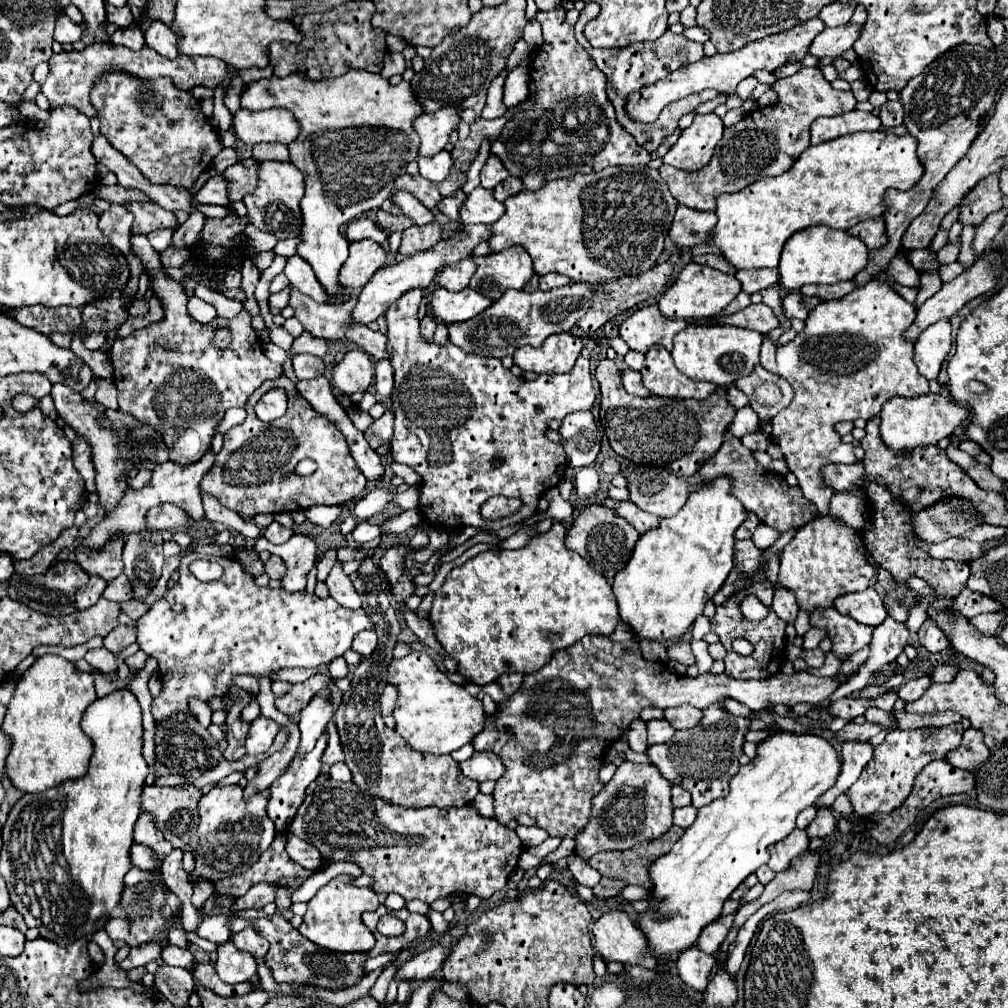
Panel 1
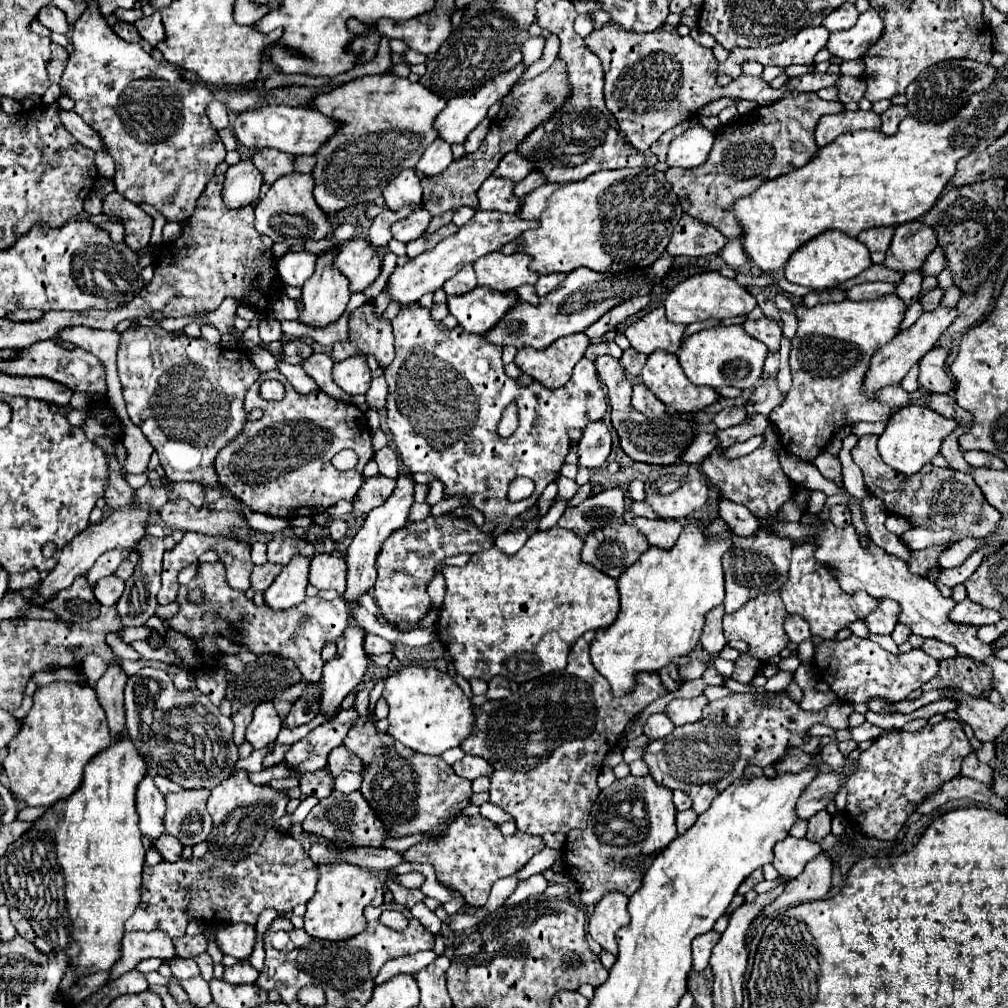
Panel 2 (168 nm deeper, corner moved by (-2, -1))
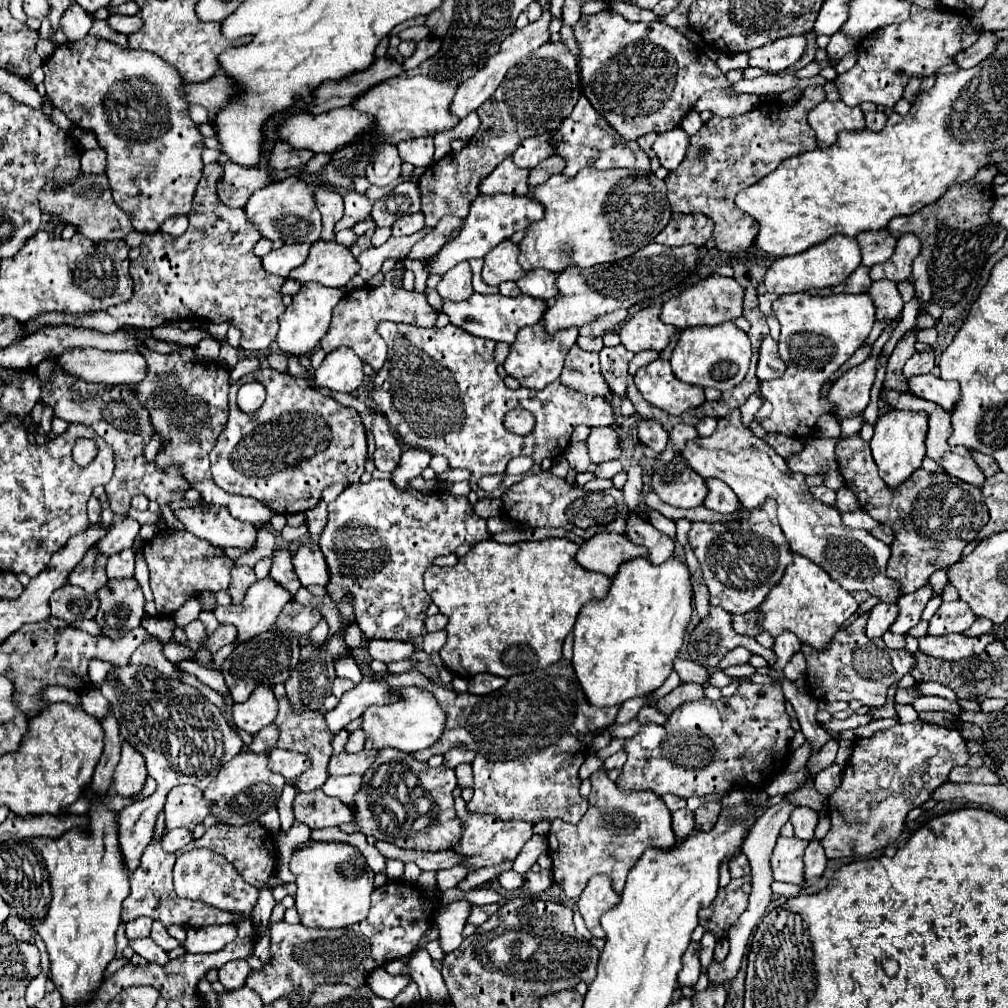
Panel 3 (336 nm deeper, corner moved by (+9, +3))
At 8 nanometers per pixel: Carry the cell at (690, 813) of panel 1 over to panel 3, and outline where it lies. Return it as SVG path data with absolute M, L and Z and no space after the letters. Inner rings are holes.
M681 808L677 812L671 814L671 824L673 824L673 832L677 838L685 838L693 826L695 826L695 818L693 818L693 812L687 810L687 808Z

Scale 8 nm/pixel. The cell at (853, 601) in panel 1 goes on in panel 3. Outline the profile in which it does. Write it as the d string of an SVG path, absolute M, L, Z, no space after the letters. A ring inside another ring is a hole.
M877 604L871 612L869 612L869 620L867 620L867 636L869 638L881 638L883 632L889 630L889 626L895 622L897 618L897 604Z

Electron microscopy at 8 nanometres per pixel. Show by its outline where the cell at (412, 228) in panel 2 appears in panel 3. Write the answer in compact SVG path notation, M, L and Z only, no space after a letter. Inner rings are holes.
M421 212L417 214L409 214L405 218L399 218L393 226L391 226L391 236L409 236L417 230L421 230L425 226L425 216Z

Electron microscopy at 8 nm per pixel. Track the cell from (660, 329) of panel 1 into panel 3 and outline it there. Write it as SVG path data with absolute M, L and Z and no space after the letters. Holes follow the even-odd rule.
M655 304L635 312L635 316L627 320L619 330L621 344L631 352L665 350L671 342L675 326L661 322L659 312L661 312L661 306L655 306Z

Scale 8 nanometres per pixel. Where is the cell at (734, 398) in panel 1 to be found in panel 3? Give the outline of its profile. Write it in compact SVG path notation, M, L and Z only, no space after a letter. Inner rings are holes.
M701 418L695 428L697 428L699 436L711 436L715 430L715 424L717 424L717 418Z

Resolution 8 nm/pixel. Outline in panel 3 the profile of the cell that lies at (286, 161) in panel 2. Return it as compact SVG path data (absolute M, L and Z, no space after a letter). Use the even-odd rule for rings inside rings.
M277 142L271 146L269 150L269 170L287 170L287 168L299 168L305 162L309 162L309 158L313 156L313 152L309 150L295 150L291 146L287 146L285 142Z

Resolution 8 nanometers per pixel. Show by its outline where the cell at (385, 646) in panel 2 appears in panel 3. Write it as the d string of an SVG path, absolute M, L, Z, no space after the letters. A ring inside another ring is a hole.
M367 640L367 654L373 660L381 660L385 664L393 660L411 658L415 646L411 642L397 642L397 640Z

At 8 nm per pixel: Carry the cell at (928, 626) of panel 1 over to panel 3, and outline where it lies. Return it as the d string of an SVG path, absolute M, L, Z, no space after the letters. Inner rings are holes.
M927 634L919 640L919 652L943 660L961 660L965 656L973 656L975 650L977 654L981 654L991 640L995 640L993 634L977 638L967 638L965 634L947 634L941 638L933 638Z

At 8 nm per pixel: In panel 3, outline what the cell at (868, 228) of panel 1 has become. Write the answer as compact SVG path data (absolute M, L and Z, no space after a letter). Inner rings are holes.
M871 230L865 234L857 236L859 248L861 248L861 264L863 266L873 266L873 264L881 264L885 260L891 258L893 250L895 250L895 238L889 234L889 230Z

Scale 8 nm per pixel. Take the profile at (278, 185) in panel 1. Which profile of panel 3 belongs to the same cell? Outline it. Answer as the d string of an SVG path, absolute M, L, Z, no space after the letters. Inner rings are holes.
M289 176L285 180L273 182L261 190L257 190L245 204L245 212L247 212L249 222L253 222L253 226L257 226L259 234L269 238L271 242L281 240L285 244L293 244L293 242L313 244L319 240L321 218L319 218L319 210L315 206L315 196L313 196L311 188L307 186L307 182L299 180L295 176Z

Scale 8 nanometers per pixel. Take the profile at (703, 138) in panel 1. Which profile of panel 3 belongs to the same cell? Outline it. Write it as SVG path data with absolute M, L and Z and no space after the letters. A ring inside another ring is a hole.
M673 128L671 132L663 132L655 144L653 152L657 154L663 168L673 170L681 164L689 148L689 134L683 128Z

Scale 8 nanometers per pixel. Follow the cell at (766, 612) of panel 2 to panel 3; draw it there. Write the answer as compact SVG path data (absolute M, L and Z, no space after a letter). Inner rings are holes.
M749 610L749 614L733 614L731 620L733 620L733 630L737 630L737 634L745 634L745 636L759 636L763 634L765 630L761 630L761 624L759 624L759 618L761 618L761 610Z

